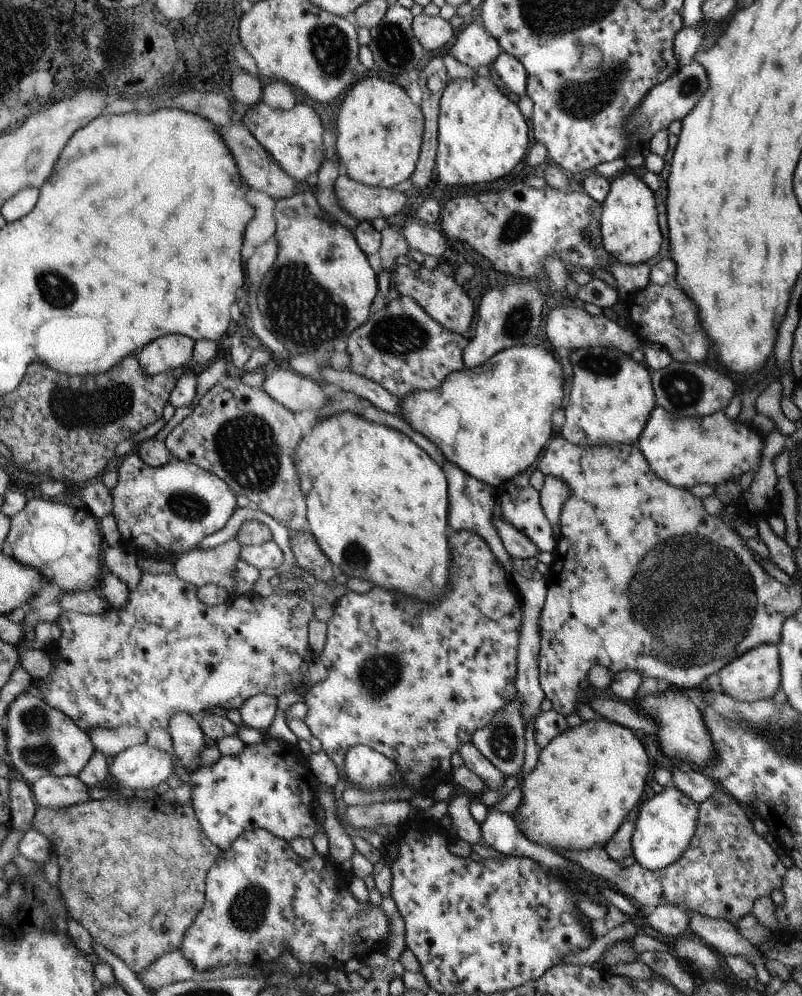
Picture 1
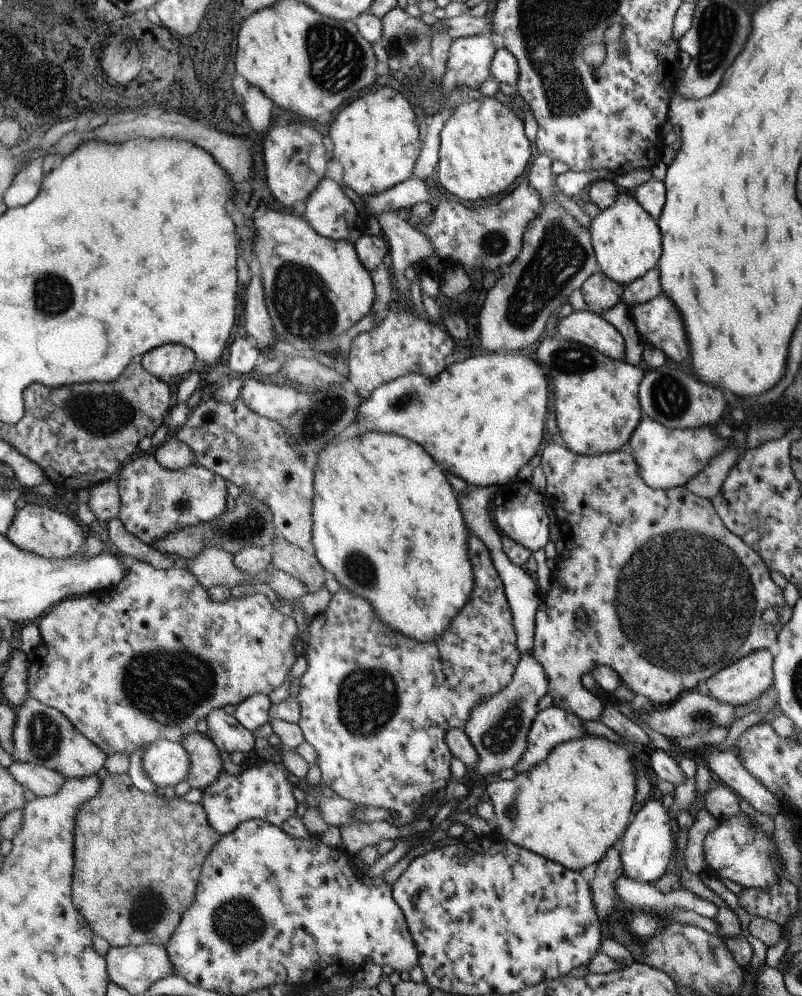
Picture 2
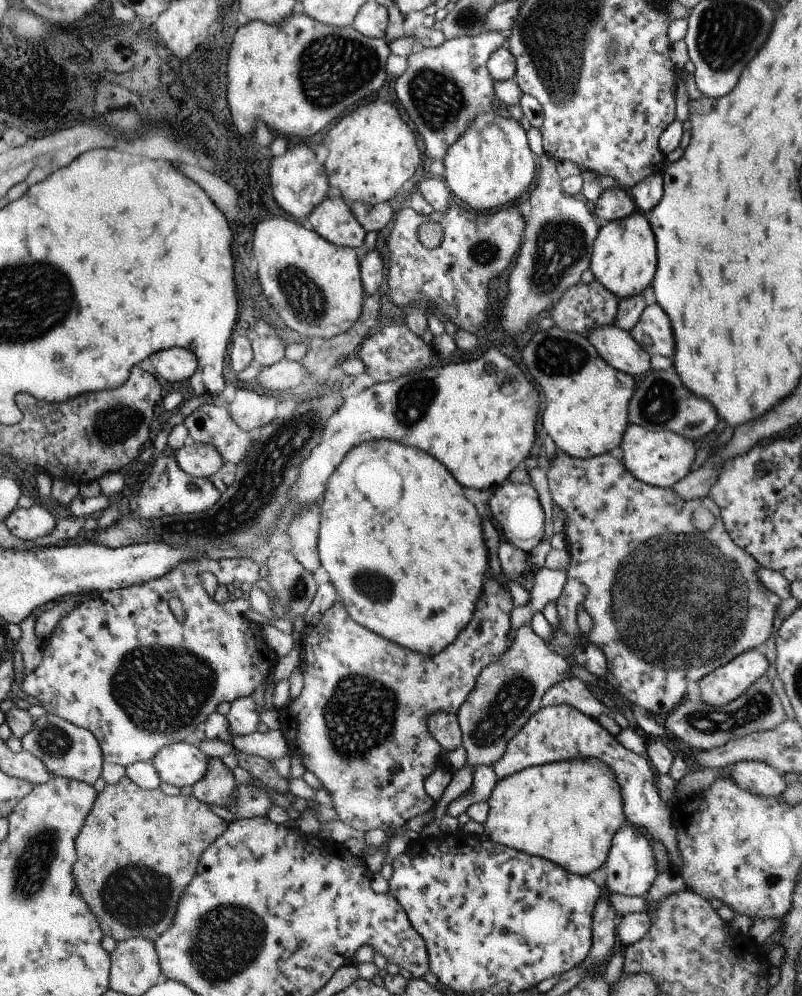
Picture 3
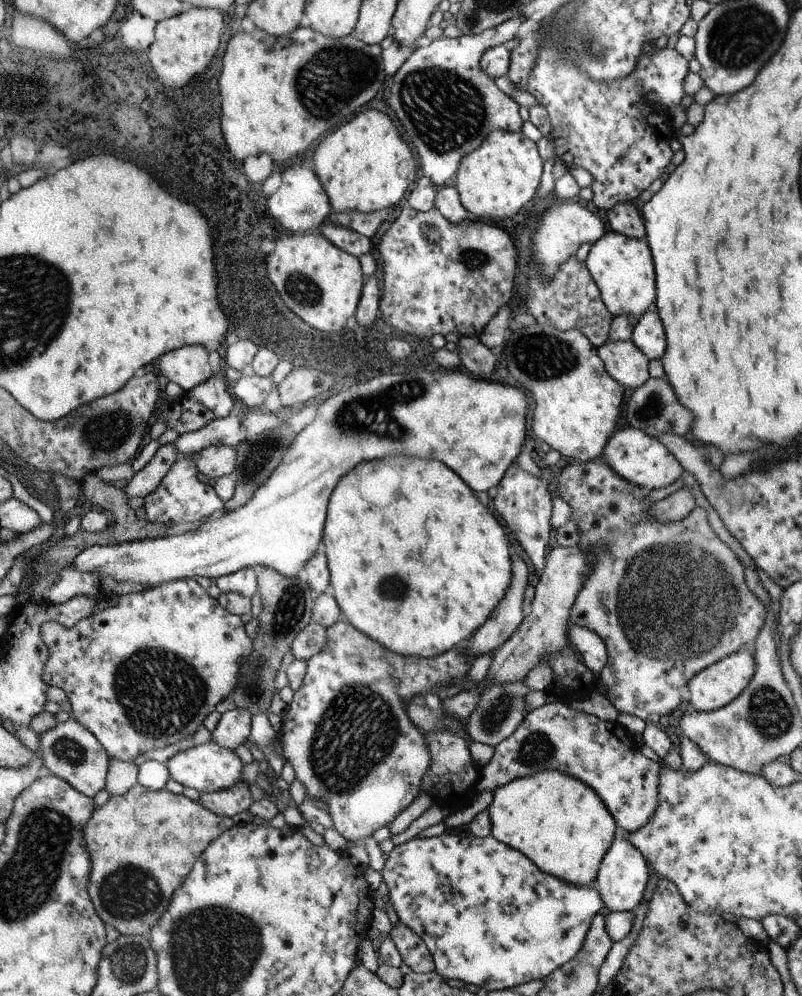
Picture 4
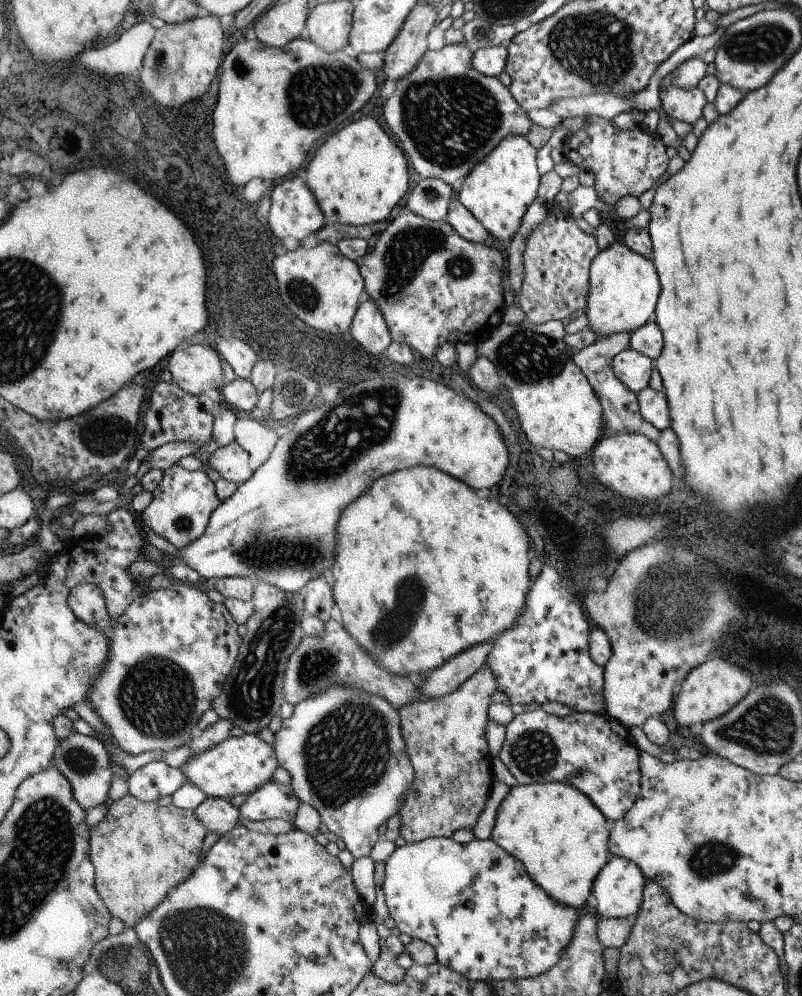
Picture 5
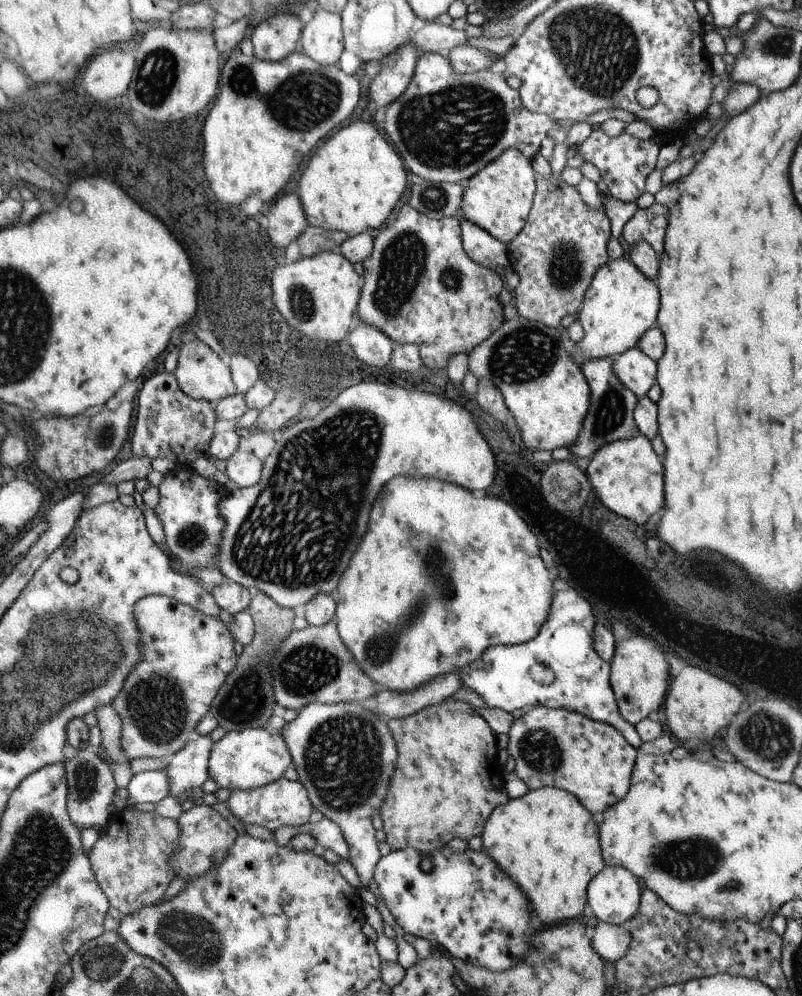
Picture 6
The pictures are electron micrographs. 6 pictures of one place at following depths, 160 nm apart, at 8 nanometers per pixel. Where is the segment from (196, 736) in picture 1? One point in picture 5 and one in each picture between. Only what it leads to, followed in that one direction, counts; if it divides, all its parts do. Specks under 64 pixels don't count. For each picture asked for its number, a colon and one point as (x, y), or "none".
2: (205, 763)
3: (218, 788)
4: (226, 803)
5: (218, 815)

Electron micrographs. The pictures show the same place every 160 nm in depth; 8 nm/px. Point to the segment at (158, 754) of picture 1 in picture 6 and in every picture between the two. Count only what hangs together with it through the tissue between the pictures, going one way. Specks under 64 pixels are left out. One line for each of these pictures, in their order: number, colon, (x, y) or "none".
2: (166, 763)
3: (180, 764)
4: (208, 768)
5: (237, 766)
6: (246, 760)

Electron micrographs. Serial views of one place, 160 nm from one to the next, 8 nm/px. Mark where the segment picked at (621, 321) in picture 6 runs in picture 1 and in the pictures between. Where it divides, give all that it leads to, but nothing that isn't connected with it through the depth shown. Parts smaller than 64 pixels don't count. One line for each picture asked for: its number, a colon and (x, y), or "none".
1: (630, 229)
2: (627, 241)
3: (624, 259)
4: (623, 267)
5: (624, 286)

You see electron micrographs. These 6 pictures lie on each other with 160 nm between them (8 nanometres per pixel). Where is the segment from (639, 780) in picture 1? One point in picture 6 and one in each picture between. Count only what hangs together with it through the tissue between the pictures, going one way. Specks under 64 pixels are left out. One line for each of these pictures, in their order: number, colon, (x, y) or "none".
2: (571, 808)
3: (569, 812)
4: (560, 824)
5: (561, 837)
6: (547, 841)

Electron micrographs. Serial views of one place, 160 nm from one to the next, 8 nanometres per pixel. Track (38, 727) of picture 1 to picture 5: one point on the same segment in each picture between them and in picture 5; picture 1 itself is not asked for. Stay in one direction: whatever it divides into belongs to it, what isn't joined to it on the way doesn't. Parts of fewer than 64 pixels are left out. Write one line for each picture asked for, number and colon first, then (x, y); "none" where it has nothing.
2: (42, 735)
3: (69, 751)
4: (69, 750)
5: (84, 761)

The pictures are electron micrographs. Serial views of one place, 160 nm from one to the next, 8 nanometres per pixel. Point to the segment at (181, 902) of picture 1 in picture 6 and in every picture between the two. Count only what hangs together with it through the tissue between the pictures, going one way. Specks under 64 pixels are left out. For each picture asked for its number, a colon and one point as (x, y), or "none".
2: (138, 857)
3: (129, 831)
4: (152, 839)
5: (141, 851)
6: (131, 860)

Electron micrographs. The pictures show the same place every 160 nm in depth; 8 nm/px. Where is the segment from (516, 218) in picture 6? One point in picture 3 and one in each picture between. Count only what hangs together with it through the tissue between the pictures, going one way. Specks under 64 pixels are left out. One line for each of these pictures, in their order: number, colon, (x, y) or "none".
3: (490, 165)
4: (495, 181)
5: (496, 191)

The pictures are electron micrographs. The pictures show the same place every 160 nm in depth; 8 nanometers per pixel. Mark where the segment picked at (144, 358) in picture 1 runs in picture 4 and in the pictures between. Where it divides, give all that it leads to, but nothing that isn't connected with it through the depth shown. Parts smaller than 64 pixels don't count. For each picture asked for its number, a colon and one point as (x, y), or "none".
2: (172, 360)
3: (176, 364)
4: (189, 367)

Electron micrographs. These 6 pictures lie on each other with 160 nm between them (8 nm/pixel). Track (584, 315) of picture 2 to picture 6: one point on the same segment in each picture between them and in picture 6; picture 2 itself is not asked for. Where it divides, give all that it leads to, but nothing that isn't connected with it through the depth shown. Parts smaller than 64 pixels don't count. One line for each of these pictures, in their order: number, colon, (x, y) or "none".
3: (617, 347)
4: (625, 362)
5: (635, 370)
6: (634, 369)

